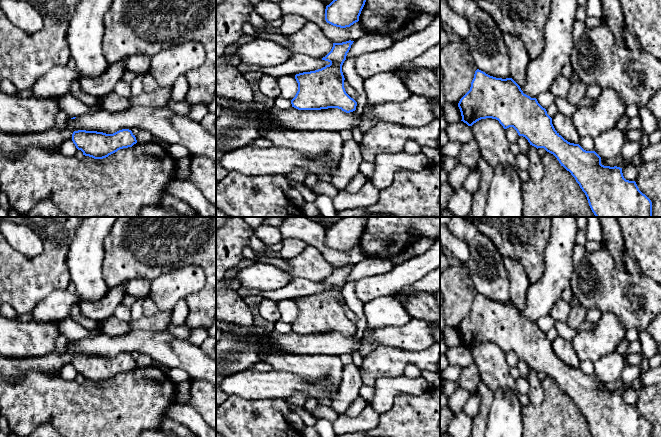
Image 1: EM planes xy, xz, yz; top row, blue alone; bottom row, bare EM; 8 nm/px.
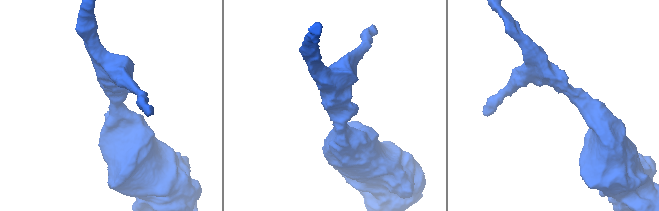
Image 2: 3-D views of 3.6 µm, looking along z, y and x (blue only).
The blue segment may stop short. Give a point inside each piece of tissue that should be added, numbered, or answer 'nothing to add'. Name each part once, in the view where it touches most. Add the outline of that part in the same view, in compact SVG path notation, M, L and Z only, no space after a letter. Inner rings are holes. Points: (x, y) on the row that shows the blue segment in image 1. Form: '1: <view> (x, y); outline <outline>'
nothing to add

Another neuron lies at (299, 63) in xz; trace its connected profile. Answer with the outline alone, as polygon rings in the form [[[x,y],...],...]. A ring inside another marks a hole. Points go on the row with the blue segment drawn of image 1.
[[[296,54],[296,55],[293,55],[285,63],[280,64],[278,66],[258,67],[258,66],[241,63],[237,66],[237,69],[243,75],[247,72],[260,71],[263,74],[272,76],[277,79],[281,76],[286,76],[286,75],[295,76],[296,74],[299,74],[299,73],[315,71],[329,64],[330,62],[319,59],[319,58],[312,58],[304,54]]]

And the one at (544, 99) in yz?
[[[549,90],[549,91],[540,93],[536,99],[543,108],[547,109],[549,104],[554,103],[555,96]]]

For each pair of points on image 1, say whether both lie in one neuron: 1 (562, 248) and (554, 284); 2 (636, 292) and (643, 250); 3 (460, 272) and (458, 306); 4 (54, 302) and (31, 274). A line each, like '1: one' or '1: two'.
1: one
2: two
3: one
4: two

